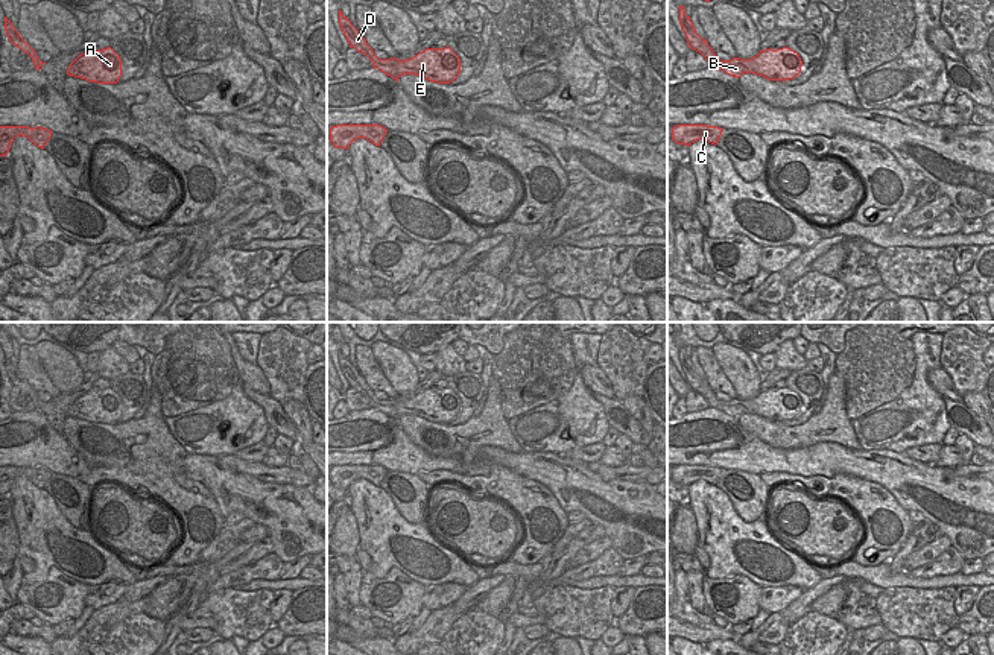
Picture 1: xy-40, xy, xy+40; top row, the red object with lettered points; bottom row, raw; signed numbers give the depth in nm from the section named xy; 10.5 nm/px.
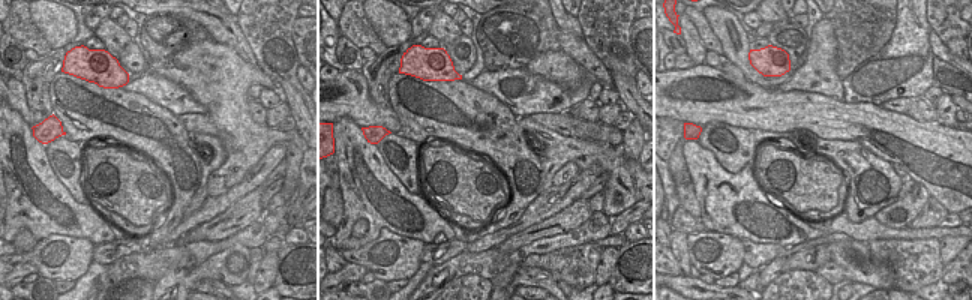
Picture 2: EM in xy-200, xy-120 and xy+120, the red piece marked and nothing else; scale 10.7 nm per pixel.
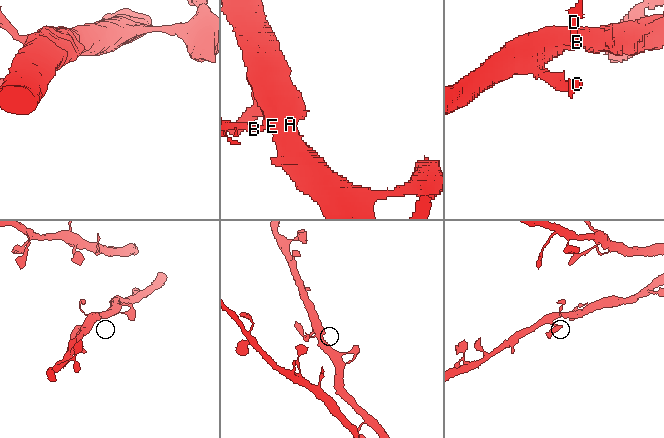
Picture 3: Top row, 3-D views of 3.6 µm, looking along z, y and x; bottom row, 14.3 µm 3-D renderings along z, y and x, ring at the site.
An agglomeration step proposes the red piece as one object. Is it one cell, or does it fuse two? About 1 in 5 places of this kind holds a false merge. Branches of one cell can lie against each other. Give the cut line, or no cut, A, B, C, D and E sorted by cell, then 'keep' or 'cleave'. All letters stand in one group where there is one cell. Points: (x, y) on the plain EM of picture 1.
no cut; A B C D E; keep

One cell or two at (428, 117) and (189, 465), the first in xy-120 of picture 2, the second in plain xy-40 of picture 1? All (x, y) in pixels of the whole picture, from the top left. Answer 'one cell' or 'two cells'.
two cells

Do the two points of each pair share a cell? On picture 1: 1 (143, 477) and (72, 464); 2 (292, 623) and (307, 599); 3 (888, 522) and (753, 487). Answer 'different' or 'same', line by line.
1: different
2: same
3: different

